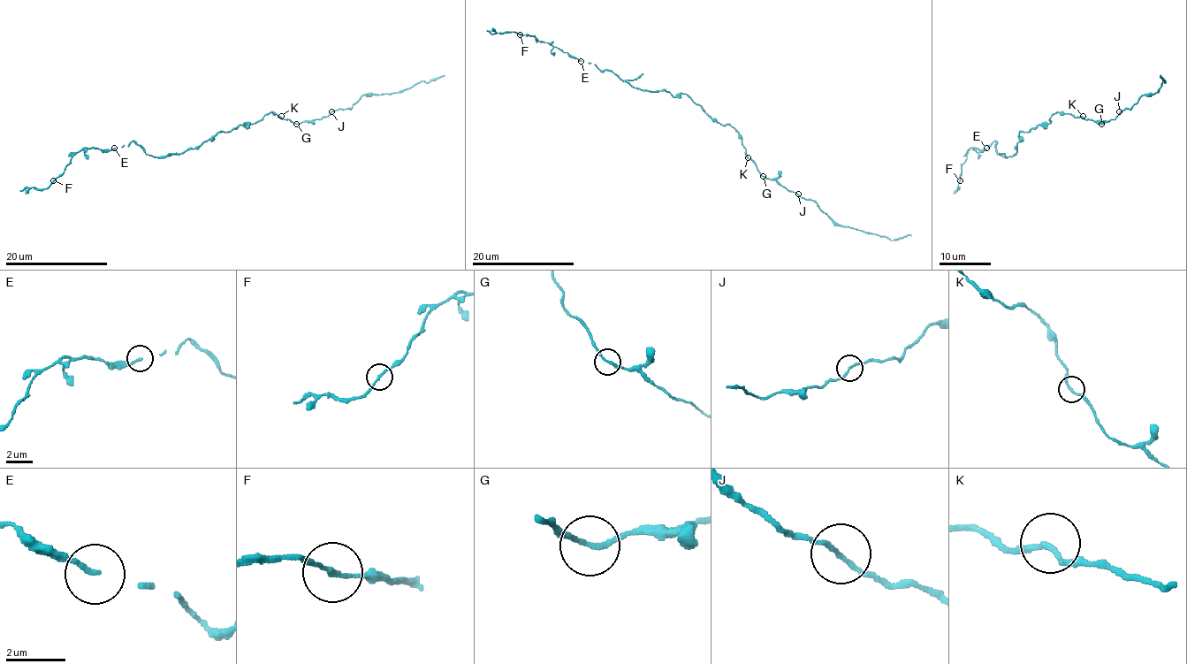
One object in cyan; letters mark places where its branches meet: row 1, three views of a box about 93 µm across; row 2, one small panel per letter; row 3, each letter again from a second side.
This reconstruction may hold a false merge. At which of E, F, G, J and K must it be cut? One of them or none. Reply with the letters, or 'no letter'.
no letter

